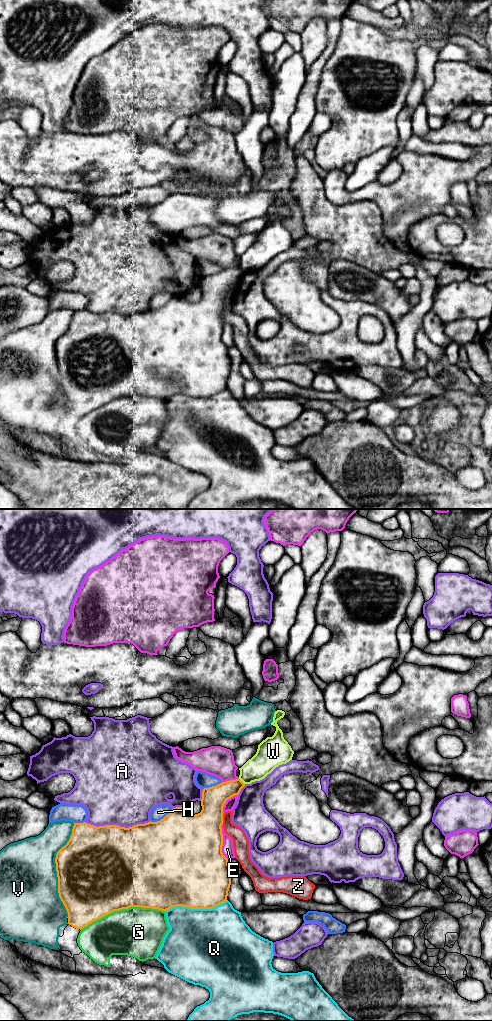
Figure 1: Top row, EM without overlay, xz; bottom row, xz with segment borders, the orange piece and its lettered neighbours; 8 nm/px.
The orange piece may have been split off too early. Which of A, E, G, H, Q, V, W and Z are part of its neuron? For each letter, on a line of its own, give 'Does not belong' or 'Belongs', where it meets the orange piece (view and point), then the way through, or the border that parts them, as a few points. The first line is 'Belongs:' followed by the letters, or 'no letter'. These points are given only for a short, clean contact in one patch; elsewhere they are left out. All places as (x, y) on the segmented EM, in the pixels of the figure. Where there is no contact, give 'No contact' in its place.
Belongs: no letter
A: Does not belong. Touches orange at xz (117, 825)
E: Does not belong. Touches orange at xz (222, 841)
G: Does not belong. Touches orange at xz (122, 908)
H: Does not belong. Touches orange at xz (161, 819)
Q: Does not belong. Touches orange at xz (196, 908)
V: Does not belong. Touches orange at xz (56, 870)
W: Does not belong. Touches orange at xz (241, 781). Boundary: xz (239, 778), (244, 784)
Z: Does not belong. Touches orange at xz (222, 819)

